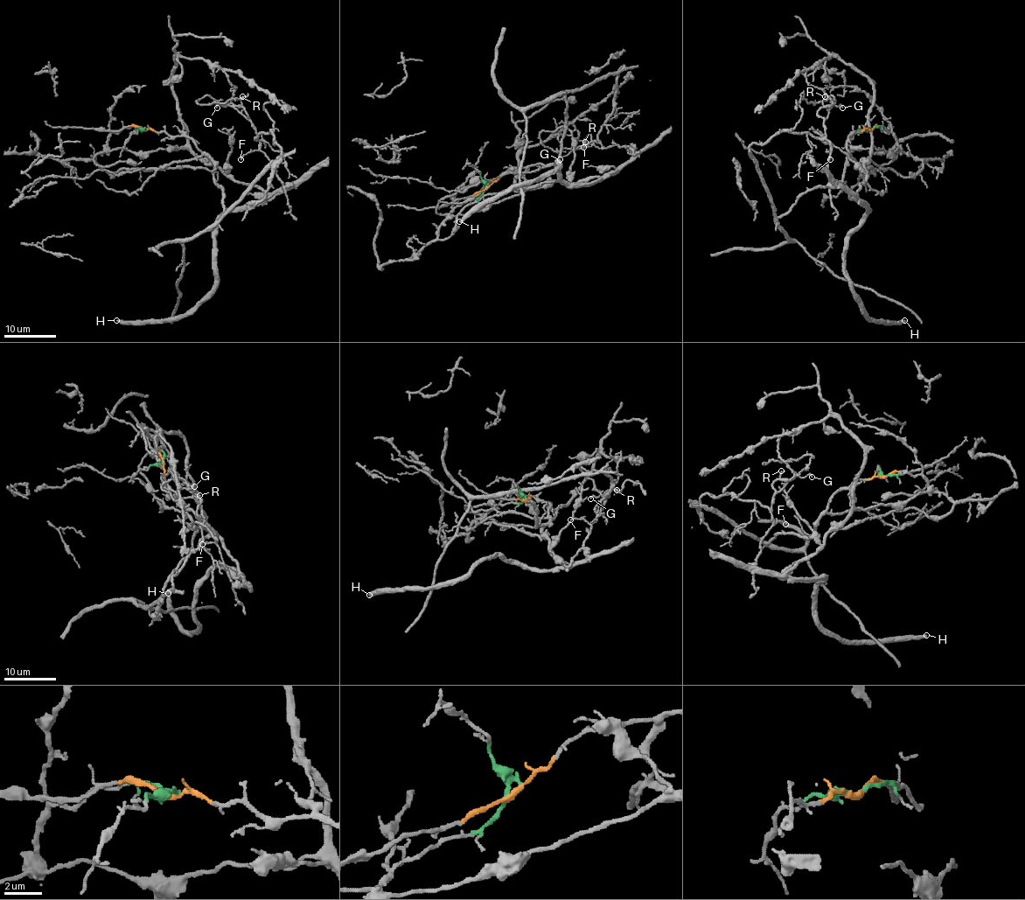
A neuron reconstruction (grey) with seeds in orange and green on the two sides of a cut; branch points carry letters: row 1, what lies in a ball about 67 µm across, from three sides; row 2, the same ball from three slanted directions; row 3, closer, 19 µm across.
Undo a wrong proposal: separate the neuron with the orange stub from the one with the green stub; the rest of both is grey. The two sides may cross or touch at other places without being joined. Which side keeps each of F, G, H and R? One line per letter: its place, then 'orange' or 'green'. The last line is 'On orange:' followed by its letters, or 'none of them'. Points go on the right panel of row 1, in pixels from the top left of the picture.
F: (830, 159) | orange
G: (842, 108) | orange
H: (904, 320) | green
R: (825, 96) | orange
On orange: F, G, R

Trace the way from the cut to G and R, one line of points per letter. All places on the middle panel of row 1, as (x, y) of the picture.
G: (486, 188), (505, 172), (554, 164), (566, 94), (624, 66), (600, 142), (559, 159)
R: (486, 188), (505, 172), (554, 164), (566, 94), (624, 66), (598, 142), (585, 142)

